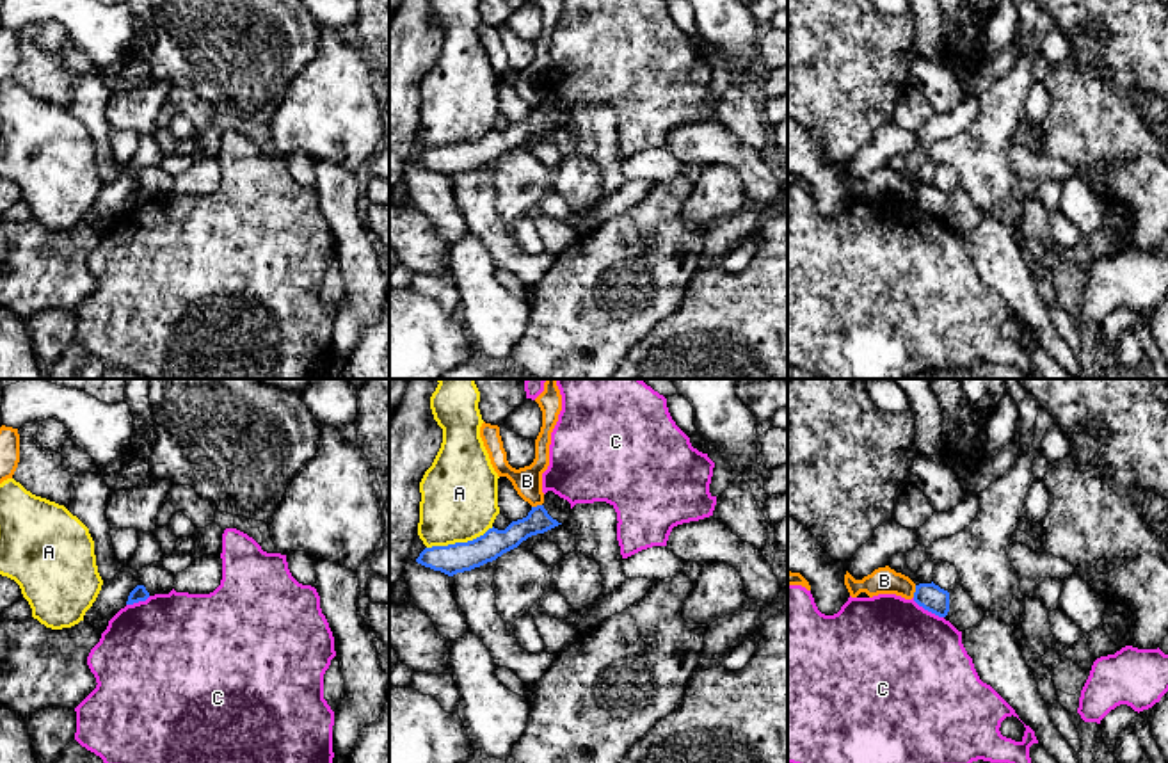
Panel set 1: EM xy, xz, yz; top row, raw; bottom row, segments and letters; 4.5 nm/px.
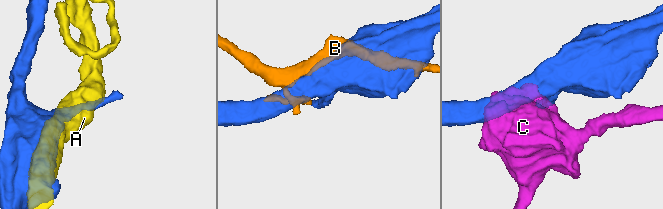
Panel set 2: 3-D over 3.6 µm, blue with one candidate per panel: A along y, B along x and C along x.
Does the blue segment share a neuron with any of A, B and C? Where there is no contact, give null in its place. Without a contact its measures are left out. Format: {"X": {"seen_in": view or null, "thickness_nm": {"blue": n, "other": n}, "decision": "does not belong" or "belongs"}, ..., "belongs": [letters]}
{"A": {"seen_in": "xz", "thickness_nm": {"blue": 140, "other": 360}, "decision": "does not belong"}, "B": {"seen_in": "yz", "thickness_nm": {"blue": 120, "other": 130}, "decision": "does not belong"}, "C": {"seen_in": "yz", "thickness_nm": {"blue": 120, "other": 500}, "decision": "does not belong"}, "belongs": []}

